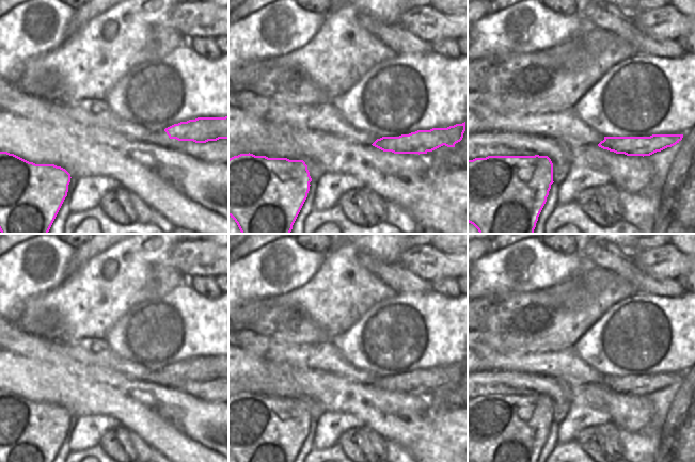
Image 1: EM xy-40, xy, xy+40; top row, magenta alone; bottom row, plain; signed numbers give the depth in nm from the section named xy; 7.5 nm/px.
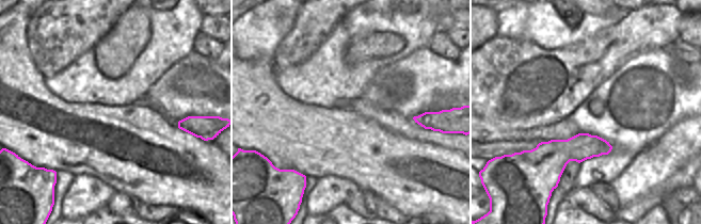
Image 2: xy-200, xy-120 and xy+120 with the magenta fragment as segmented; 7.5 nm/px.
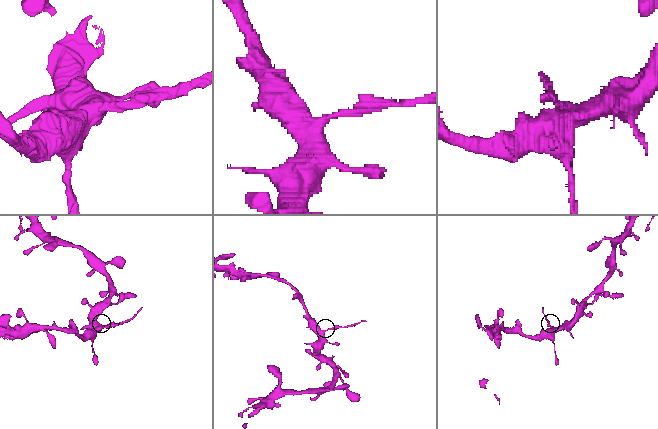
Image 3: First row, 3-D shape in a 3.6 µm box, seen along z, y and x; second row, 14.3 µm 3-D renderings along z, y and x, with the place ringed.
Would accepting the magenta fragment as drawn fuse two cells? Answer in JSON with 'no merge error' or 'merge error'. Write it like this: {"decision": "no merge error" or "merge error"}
{"decision": "merge error"}

